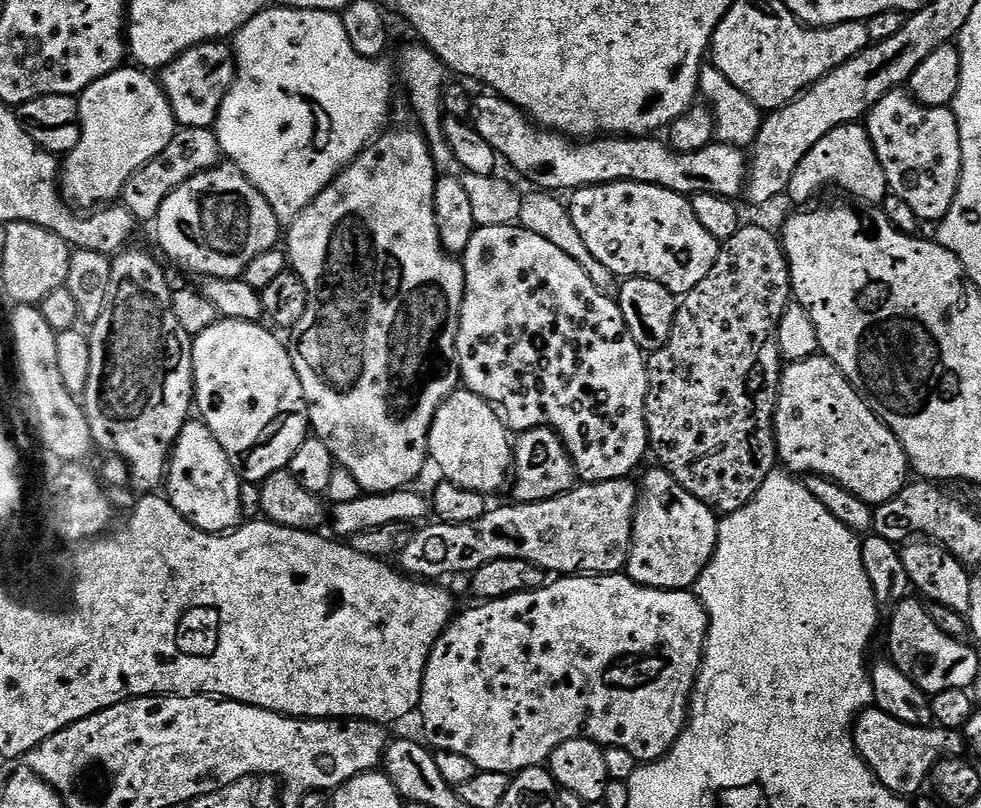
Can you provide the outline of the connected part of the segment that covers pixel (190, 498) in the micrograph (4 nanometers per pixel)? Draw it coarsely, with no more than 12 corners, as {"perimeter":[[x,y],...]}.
{"perimeter":[[199,418],[172,445],[166,498],[203,532],[241,523],[240,476]]}

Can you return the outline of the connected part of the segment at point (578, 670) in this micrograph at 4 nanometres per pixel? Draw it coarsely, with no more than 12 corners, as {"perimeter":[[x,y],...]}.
{"perimeter":[[626,574],[477,603],[427,743],[481,772],[567,740],[659,760],[708,611]]}

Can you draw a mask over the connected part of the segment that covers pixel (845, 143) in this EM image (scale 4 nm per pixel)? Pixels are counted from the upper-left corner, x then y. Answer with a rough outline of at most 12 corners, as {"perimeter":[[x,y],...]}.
{"perimeter":[[863,123],[840,124],[798,162],[804,206],[833,184],[876,206],[889,195]]}

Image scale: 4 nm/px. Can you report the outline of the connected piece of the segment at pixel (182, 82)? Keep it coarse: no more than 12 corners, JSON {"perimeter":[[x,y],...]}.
{"perimeter":[[227,43],[195,44],[158,79],[180,128],[212,128],[236,79]]}

